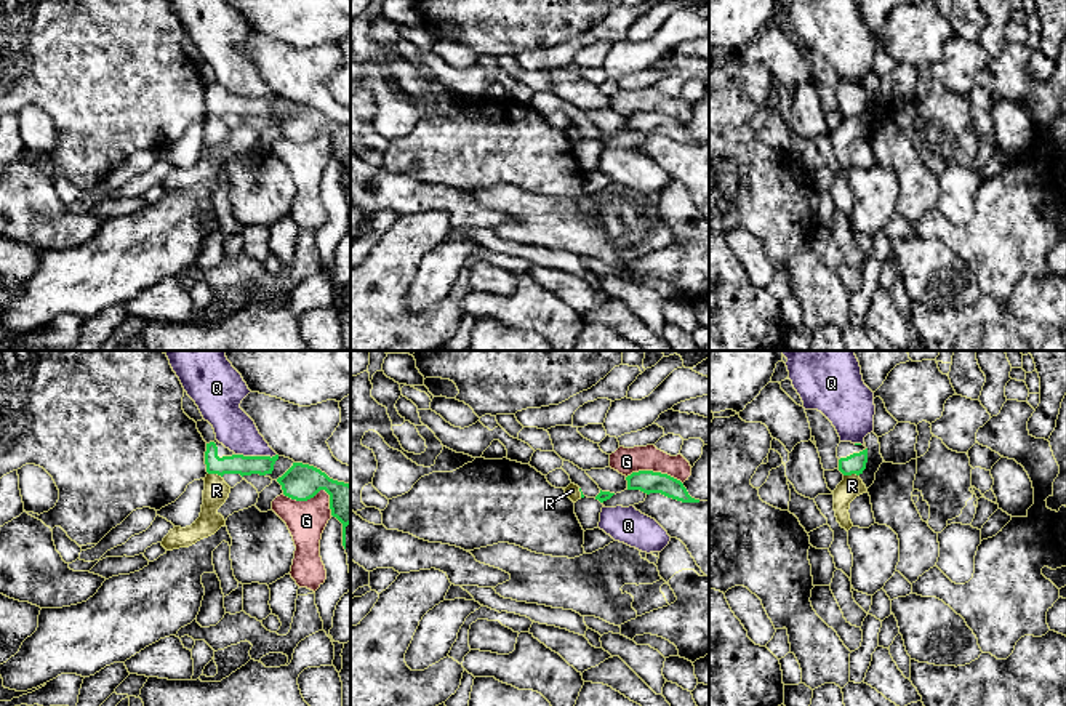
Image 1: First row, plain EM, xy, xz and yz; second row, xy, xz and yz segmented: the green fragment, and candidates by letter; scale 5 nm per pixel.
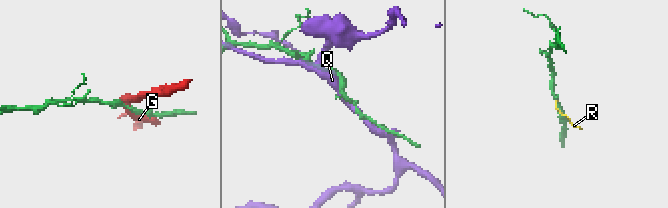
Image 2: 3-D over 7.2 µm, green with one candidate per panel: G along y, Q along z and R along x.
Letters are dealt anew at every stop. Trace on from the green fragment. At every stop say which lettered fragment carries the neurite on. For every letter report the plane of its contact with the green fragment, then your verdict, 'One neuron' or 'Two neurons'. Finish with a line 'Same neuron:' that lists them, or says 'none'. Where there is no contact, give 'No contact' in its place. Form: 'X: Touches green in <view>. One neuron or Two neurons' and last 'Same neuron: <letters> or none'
G: Touches green in xy. Two neurons
Q: Touches green in xy. Two neurons
R: Touches green in yz. Two neurons
Same neuron: none

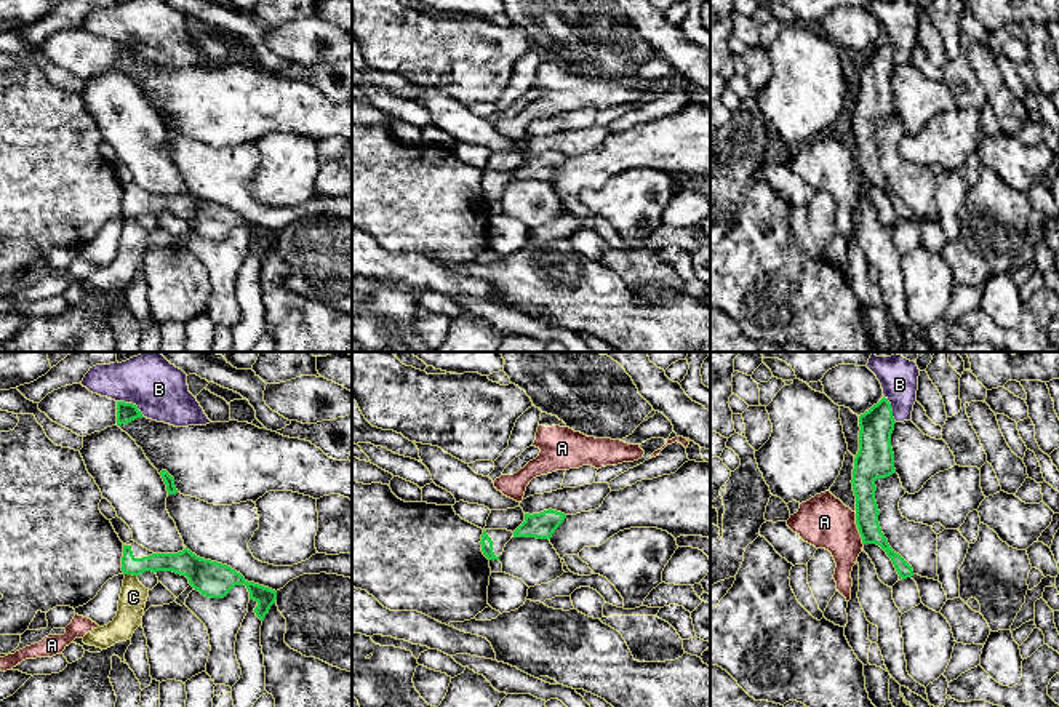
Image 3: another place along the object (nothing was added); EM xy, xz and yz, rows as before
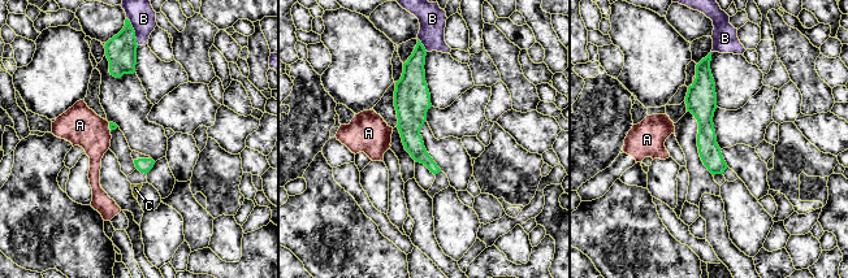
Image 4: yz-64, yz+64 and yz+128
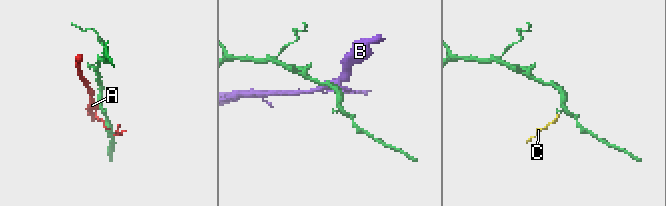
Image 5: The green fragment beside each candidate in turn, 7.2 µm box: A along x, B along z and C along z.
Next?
A: Touches green in yz. Two neurons
B: Touches green in xy. Two neurons
C: Touches green in xy. Two neurons
Same neuron: none

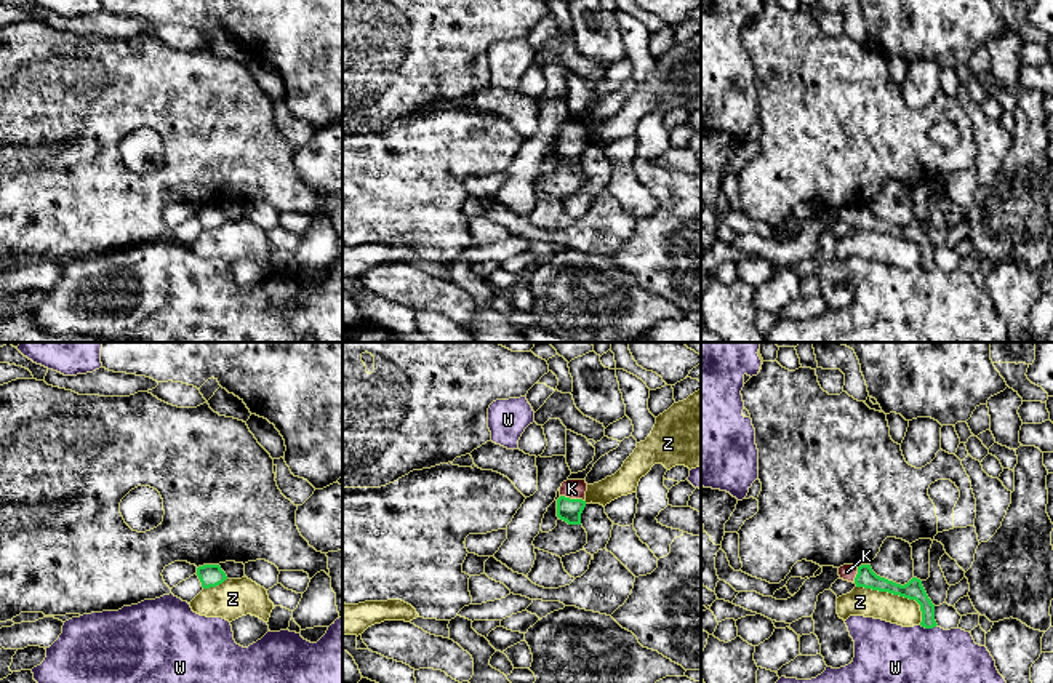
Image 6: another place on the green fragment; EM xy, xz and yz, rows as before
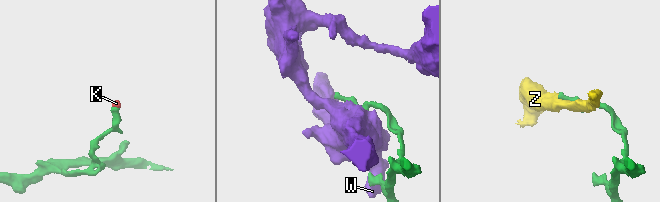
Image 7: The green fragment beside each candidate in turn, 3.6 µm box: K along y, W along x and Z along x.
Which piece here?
K: Touches green in xz. One neuron
W: Touches green in yz. Two neurons
Z: Touches green in yz. Two neurons
Same neuron: K

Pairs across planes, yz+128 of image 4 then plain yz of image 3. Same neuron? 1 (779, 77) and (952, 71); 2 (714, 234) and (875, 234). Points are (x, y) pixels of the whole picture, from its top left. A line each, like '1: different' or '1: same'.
1: same
2: same

